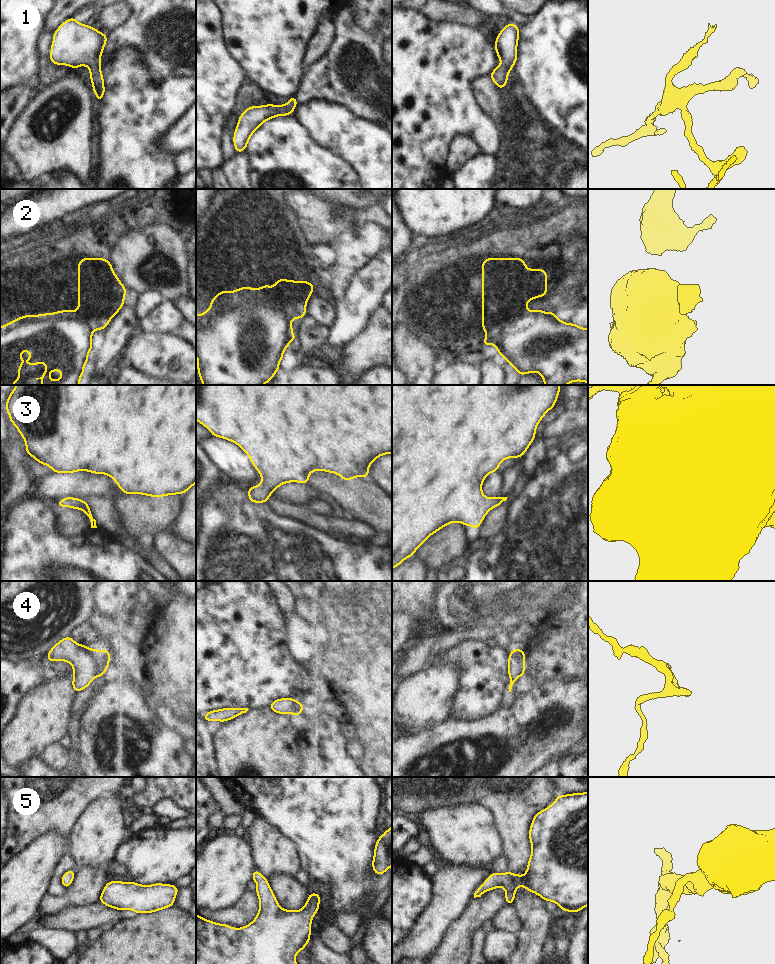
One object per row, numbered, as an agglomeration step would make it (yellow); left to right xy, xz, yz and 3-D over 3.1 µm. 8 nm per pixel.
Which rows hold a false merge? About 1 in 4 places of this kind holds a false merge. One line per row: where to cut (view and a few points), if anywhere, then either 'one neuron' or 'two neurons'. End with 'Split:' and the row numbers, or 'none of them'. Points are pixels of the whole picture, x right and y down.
1: no cut | one neuron
2: yz (525, 307), (518, 314), (514, 314), (501, 328), (487, 334) | two neurons
3: no cut | one neuron
4: no cut | one neuron
5: no cut | one neuron
Split: 2

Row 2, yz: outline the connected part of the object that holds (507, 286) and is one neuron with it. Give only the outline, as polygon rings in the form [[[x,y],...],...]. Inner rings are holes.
[[[486,258],[482,262],[482,328],[491,333],[504,328],[508,320],[519,315],[528,301],[547,295],[547,272],[527,269],[522,258]]]

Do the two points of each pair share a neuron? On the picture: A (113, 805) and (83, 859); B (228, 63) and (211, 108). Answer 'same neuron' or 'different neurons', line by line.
A: same neuron
B: same neuron

